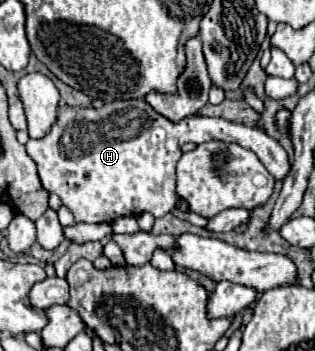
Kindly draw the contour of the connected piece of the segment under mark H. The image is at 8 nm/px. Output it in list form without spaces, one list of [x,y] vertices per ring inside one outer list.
[[[144,99],[112,101],[112,103],[106,103],[102,109],[64,107],[58,111],[58,119],[52,125],[50,133],[44,135],[42,139],[28,139],[26,151],[38,167],[38,177],[42,181],[42,187],[48,191],[54,191],[62,199],[62,205],[66,205],[74,213],[76,221],[80,221],[80,223],[112,223],[118,217],[138,215],[142,211],[148,211],[154,217],[164,217],[168,211],[172,211],[176,205],[174,169],[176,169],[178,159],[182,157],[180,147],[188,141],[204,143],[204,141],[212,141],[212,139],[232,141],[232,143],[238,143],[246,149],[252,149],[258,155],[258,159],[264,163],[264,167],[276,179],[284,179],[290,169],[286,151],[280,147],[280,143],[276,139],[268,137],[264,131],[258,131],[248,125],[232,123],[226,119],[200,117],[200,115],[194,115],[194,117],[174,123],[174,121],[162,117],[160,113],[154,113],[154,109],[150,109],[150,105],[146,105]]]

